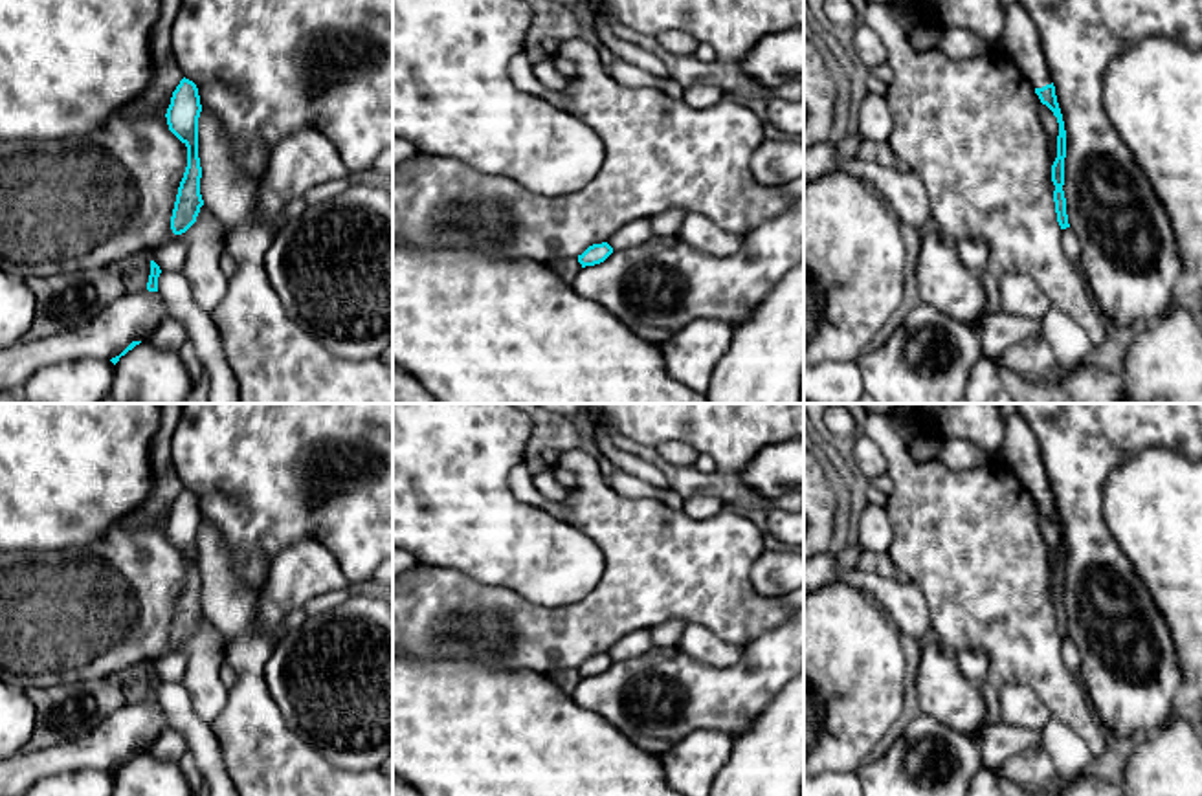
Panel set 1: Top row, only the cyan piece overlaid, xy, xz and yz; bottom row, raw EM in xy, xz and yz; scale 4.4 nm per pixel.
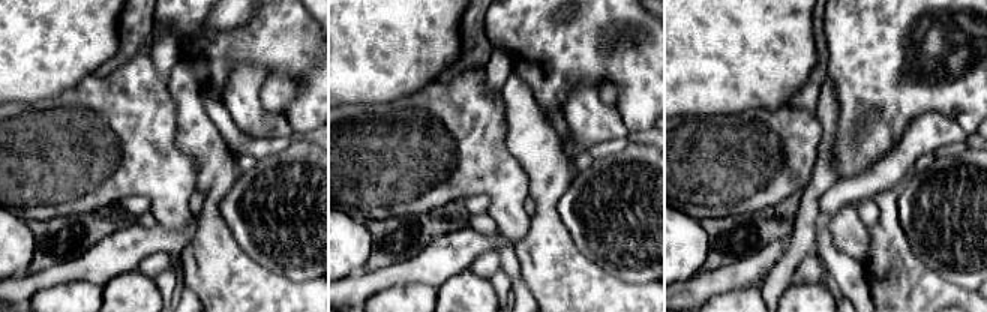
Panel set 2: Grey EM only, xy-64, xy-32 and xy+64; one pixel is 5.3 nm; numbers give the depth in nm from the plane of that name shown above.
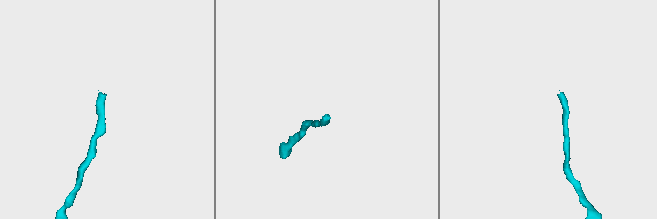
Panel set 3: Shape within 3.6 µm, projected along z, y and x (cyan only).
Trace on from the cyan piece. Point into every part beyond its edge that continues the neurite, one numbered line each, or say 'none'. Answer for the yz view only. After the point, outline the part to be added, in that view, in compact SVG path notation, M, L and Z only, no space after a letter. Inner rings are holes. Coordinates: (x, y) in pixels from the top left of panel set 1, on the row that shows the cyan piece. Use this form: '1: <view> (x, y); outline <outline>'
1: yz (1021, 41); outline M1020 2L1009 4L1000 48L1013 59L1033 88L1052 84L1041 48L1041 33Z

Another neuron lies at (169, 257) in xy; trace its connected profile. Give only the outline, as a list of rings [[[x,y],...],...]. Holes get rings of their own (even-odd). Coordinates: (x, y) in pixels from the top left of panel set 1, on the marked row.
[[[169,242],[150,251],[150,260],[154,260],[161,271],[182,271],[187,249],[182,242]]]

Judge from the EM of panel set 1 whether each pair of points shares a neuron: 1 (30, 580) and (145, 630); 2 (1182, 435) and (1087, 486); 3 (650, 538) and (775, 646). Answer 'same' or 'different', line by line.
1: same
2: same
3: different

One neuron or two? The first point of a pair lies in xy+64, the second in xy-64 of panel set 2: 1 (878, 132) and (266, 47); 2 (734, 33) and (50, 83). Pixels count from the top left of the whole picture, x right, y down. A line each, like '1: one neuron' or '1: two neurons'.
1: one neuron
2: one neuron

